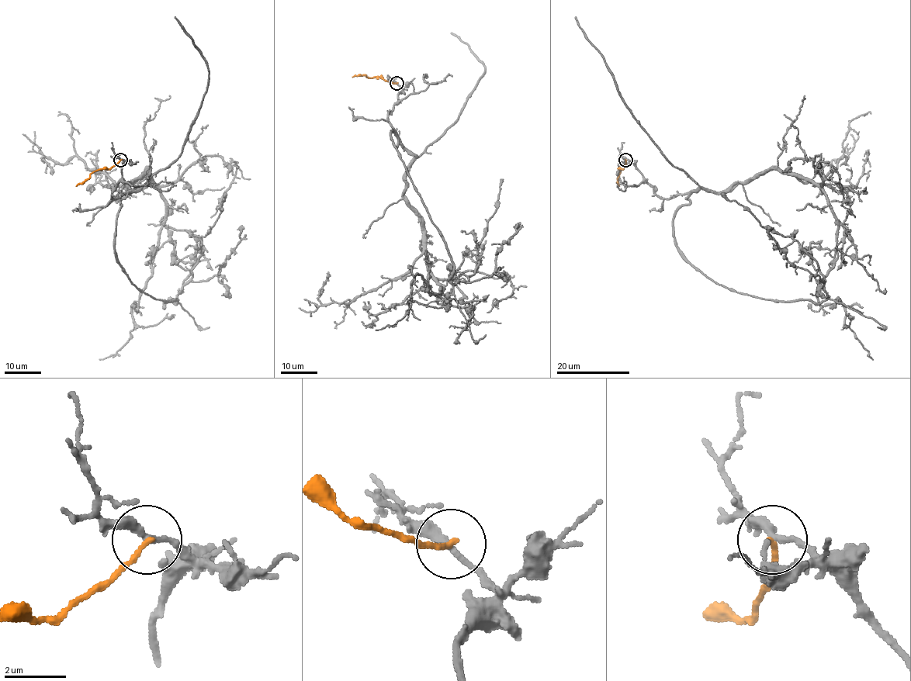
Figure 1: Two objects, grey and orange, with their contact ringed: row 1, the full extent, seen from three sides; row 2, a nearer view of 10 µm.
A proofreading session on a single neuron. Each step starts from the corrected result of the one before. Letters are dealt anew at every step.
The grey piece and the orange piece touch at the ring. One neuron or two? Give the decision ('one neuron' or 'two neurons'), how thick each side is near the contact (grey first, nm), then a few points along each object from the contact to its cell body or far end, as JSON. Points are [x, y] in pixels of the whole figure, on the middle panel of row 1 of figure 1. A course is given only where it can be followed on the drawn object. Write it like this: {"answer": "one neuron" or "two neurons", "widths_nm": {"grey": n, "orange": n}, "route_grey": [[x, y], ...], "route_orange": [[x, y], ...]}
{"answer": "two neurons", "widths_nm": {"grey": 240, "orange": 160}, "route_grey": [[396, 83], [387, 118], [402, 145], [392, 130], [393, 145], [445, 245], [453, 283], [479, 265], [502, 178]], "route_orange": [[396, 83], [379, 77], [352, 77]]}

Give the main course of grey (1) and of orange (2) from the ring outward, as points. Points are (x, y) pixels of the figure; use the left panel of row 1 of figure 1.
1: (120, 160), (122, 178), (111, 197), (126, 194), (116, 219), (116, 260), (155, 299), (176, 303), (226, 193)
2: (120, 160), (109, 169), (97, 170), (76, 186)

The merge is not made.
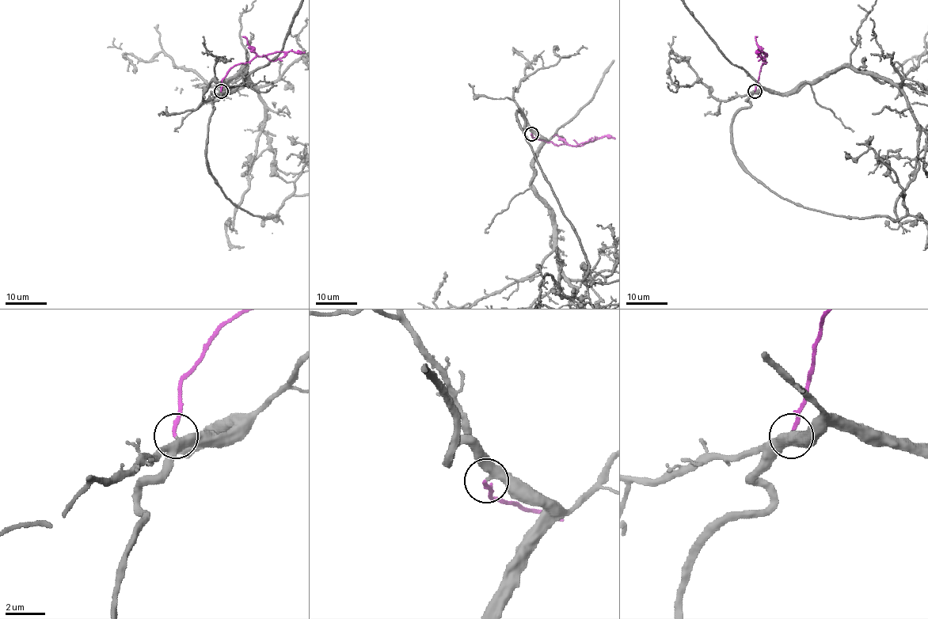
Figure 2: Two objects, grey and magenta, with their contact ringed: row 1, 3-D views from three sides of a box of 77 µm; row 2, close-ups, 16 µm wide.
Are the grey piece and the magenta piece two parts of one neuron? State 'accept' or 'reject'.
accept

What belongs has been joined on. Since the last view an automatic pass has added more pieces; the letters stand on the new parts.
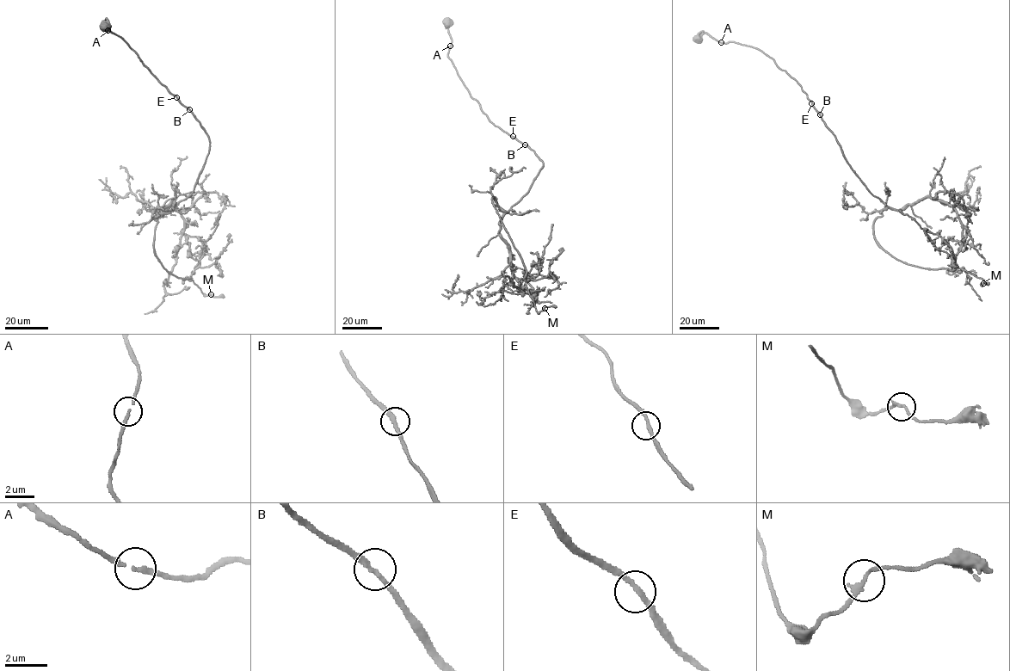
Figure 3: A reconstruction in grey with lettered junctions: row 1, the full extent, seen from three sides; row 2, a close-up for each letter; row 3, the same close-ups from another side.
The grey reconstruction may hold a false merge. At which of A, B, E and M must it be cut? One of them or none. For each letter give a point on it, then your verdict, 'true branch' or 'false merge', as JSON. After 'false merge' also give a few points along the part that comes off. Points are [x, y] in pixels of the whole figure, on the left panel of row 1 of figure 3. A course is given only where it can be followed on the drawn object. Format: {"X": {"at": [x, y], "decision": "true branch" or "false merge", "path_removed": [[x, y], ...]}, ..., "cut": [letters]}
{"A": {"at": [107, 30], "decision": "true branch"}, "B": {"at": [189, 109], "decision": "true branch"}, "E": {"at": [176, 97], "decision": "true branch"}, "M": {"at": [211, 294], "decision": "true branch"}, "cut": []}

